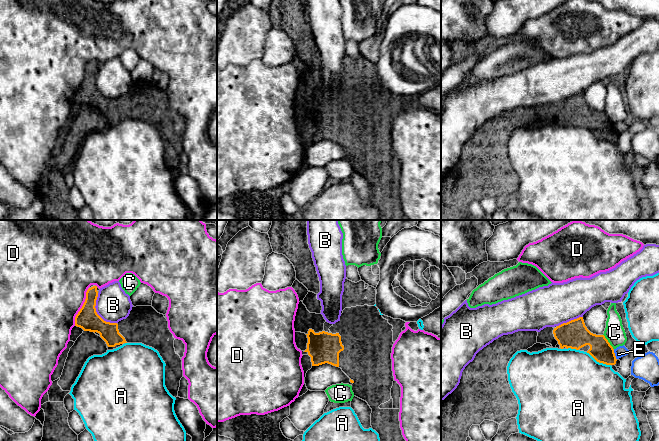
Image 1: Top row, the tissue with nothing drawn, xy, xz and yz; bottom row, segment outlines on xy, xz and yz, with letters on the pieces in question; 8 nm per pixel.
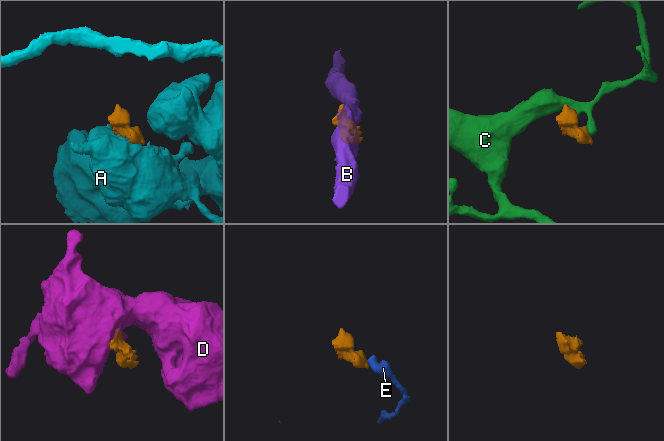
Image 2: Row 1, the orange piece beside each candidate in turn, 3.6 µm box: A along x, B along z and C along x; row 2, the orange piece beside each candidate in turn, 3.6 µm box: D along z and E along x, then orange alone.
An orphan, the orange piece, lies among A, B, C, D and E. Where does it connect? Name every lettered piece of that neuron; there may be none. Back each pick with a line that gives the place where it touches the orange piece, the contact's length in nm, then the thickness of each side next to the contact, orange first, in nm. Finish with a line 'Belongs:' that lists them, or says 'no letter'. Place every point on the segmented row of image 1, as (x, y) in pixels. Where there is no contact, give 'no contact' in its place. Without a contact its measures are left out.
Belongs: no letter

